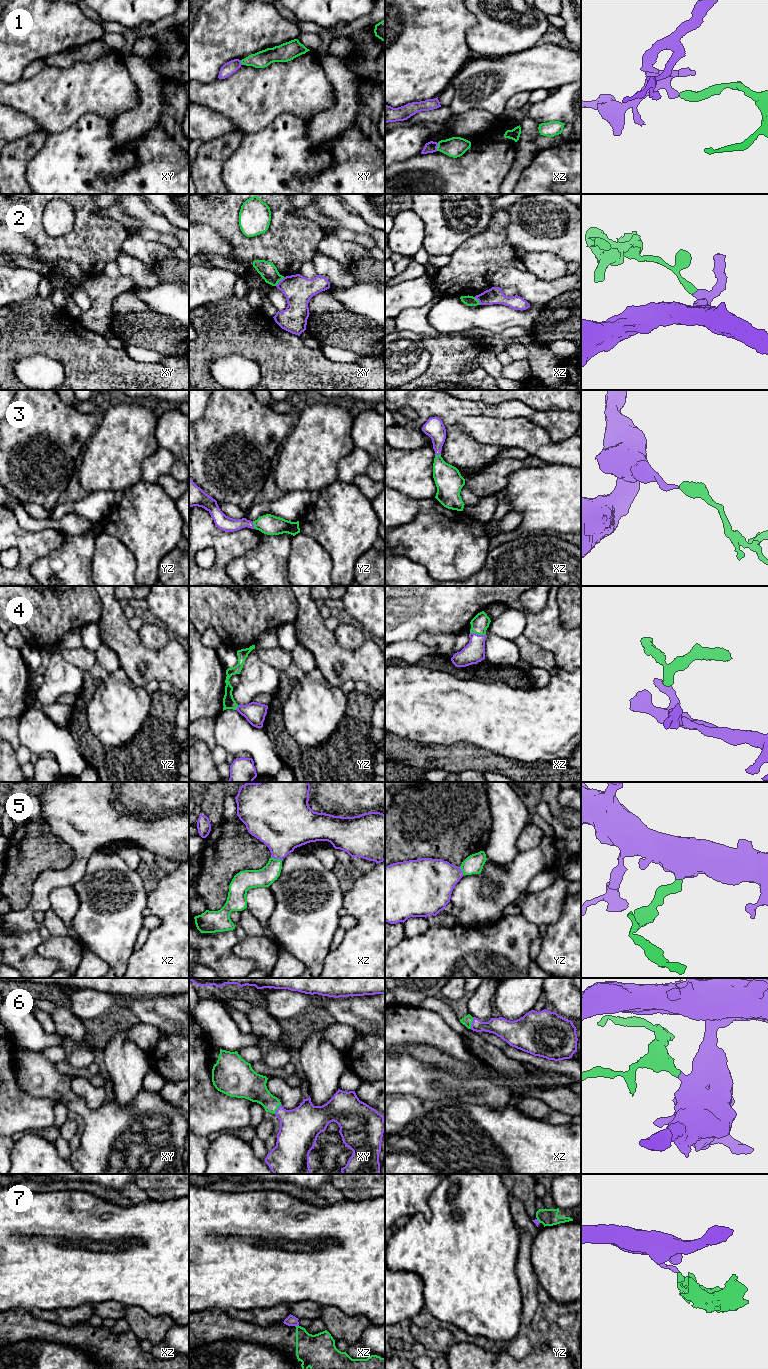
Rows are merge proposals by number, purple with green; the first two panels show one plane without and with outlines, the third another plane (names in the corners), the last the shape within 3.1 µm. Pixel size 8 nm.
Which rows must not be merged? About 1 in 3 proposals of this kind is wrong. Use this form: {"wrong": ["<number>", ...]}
{"wrong": ["1", "2", "7"]}

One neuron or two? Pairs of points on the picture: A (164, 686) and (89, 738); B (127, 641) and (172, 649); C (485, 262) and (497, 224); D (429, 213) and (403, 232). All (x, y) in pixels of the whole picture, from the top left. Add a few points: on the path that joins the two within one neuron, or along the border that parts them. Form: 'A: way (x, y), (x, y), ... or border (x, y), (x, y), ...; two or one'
A: border (159, 689), (174, 694), (178, 698); two
B: way (138, 652), (141, 655), (161, 655); one
C: way (486, 253), (489, 250), (495, 233); one
D: border (411, 209), (423, 222), (423, 242); two

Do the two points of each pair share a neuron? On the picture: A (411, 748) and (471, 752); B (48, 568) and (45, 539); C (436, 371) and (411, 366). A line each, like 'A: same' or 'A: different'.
A: same
B: different
C: different

